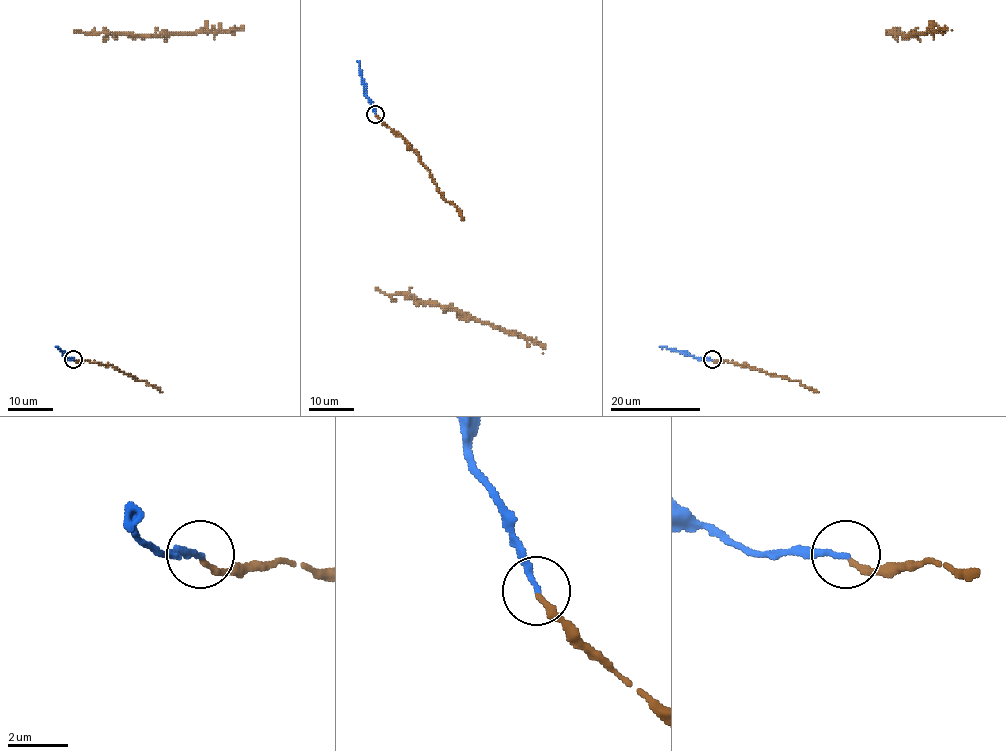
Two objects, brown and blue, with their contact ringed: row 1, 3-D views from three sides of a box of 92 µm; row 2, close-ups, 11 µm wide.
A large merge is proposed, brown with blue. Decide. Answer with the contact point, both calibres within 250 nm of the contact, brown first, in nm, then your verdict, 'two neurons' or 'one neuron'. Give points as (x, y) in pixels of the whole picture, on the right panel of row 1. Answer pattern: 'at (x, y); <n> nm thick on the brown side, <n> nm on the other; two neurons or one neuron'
at (712, 359); 200 nm thick on the brown side, 200 nm on the other; one neuron

